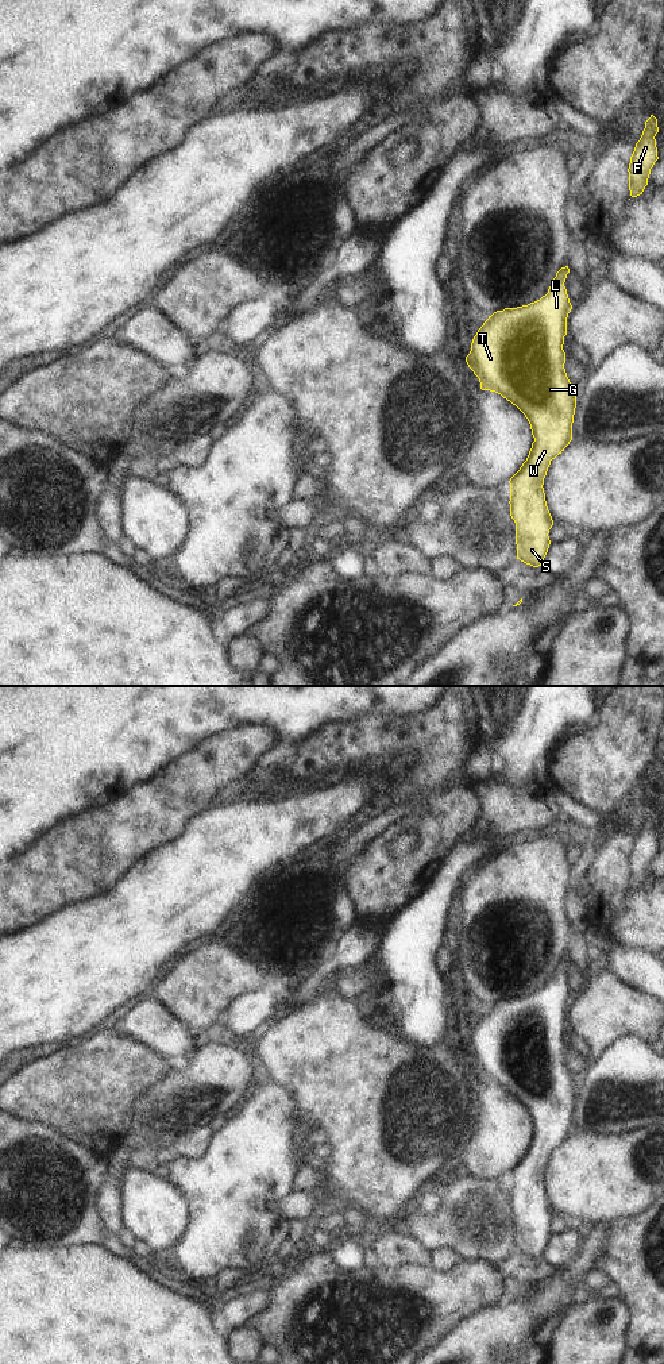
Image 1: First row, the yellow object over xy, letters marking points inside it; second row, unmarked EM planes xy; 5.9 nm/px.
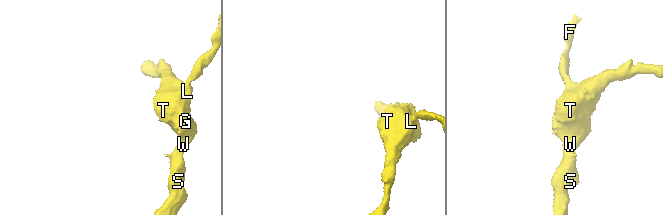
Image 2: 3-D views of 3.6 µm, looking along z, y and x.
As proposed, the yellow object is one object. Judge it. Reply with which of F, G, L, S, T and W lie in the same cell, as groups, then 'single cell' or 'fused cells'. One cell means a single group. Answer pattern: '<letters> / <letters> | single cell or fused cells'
F G L S T W | single cell

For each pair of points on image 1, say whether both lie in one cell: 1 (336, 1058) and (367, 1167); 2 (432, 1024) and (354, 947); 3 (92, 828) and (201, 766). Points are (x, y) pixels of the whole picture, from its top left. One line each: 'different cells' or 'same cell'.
1: same cell
2: different cells
3: same cell

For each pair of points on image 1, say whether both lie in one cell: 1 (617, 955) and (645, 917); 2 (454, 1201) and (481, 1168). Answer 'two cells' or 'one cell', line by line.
1: two cells
2: two cells

